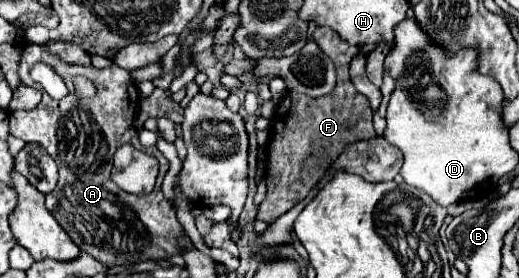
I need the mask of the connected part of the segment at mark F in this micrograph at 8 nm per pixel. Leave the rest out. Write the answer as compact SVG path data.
M318 27L312 39L332 59L336 67L336 87L332 93L322 95L318 99L306 99L306 95L300 93L286 93L284 99L278 103L276 113L272 117L274 135L266 151L270 161L266 175L268 193L266 199L260 203L256 215L266 223L276 221L280 215L304 201L312 187L320 181L328 163L332 163L348 143L376 137L376 131L372 127L372 107L368 105L368 99L352 87L348 75L348 63L352 57L358 55L360 49L344 41L328 27Z

